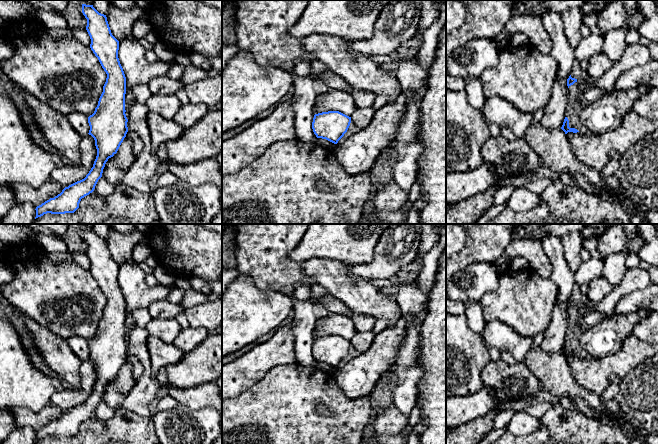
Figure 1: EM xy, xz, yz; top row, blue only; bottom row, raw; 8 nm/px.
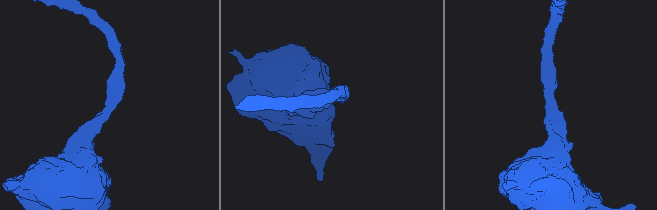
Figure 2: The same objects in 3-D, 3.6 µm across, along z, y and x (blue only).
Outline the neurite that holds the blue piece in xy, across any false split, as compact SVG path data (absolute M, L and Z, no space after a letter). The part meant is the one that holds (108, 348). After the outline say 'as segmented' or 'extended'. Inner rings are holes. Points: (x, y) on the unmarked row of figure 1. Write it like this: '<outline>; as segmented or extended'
M82 228L82 237L87 243L90 272L107 298L98 329L88 341L88 358L95 364L97 380L84 403L65 411L60 418L36 431L35 443L47 437L74 437L81 423L94 415L106 386L117 377L128 356L126 301L118 282L119 265L112 259L106 239L99 237L93 229Z; as segmented

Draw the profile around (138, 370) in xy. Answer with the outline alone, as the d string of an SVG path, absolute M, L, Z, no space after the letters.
M128 354L126 361L128 361L132 365L134 379L136 381L140 380L140 378L144 374L144 368L142 366L140 360L135 356Z

